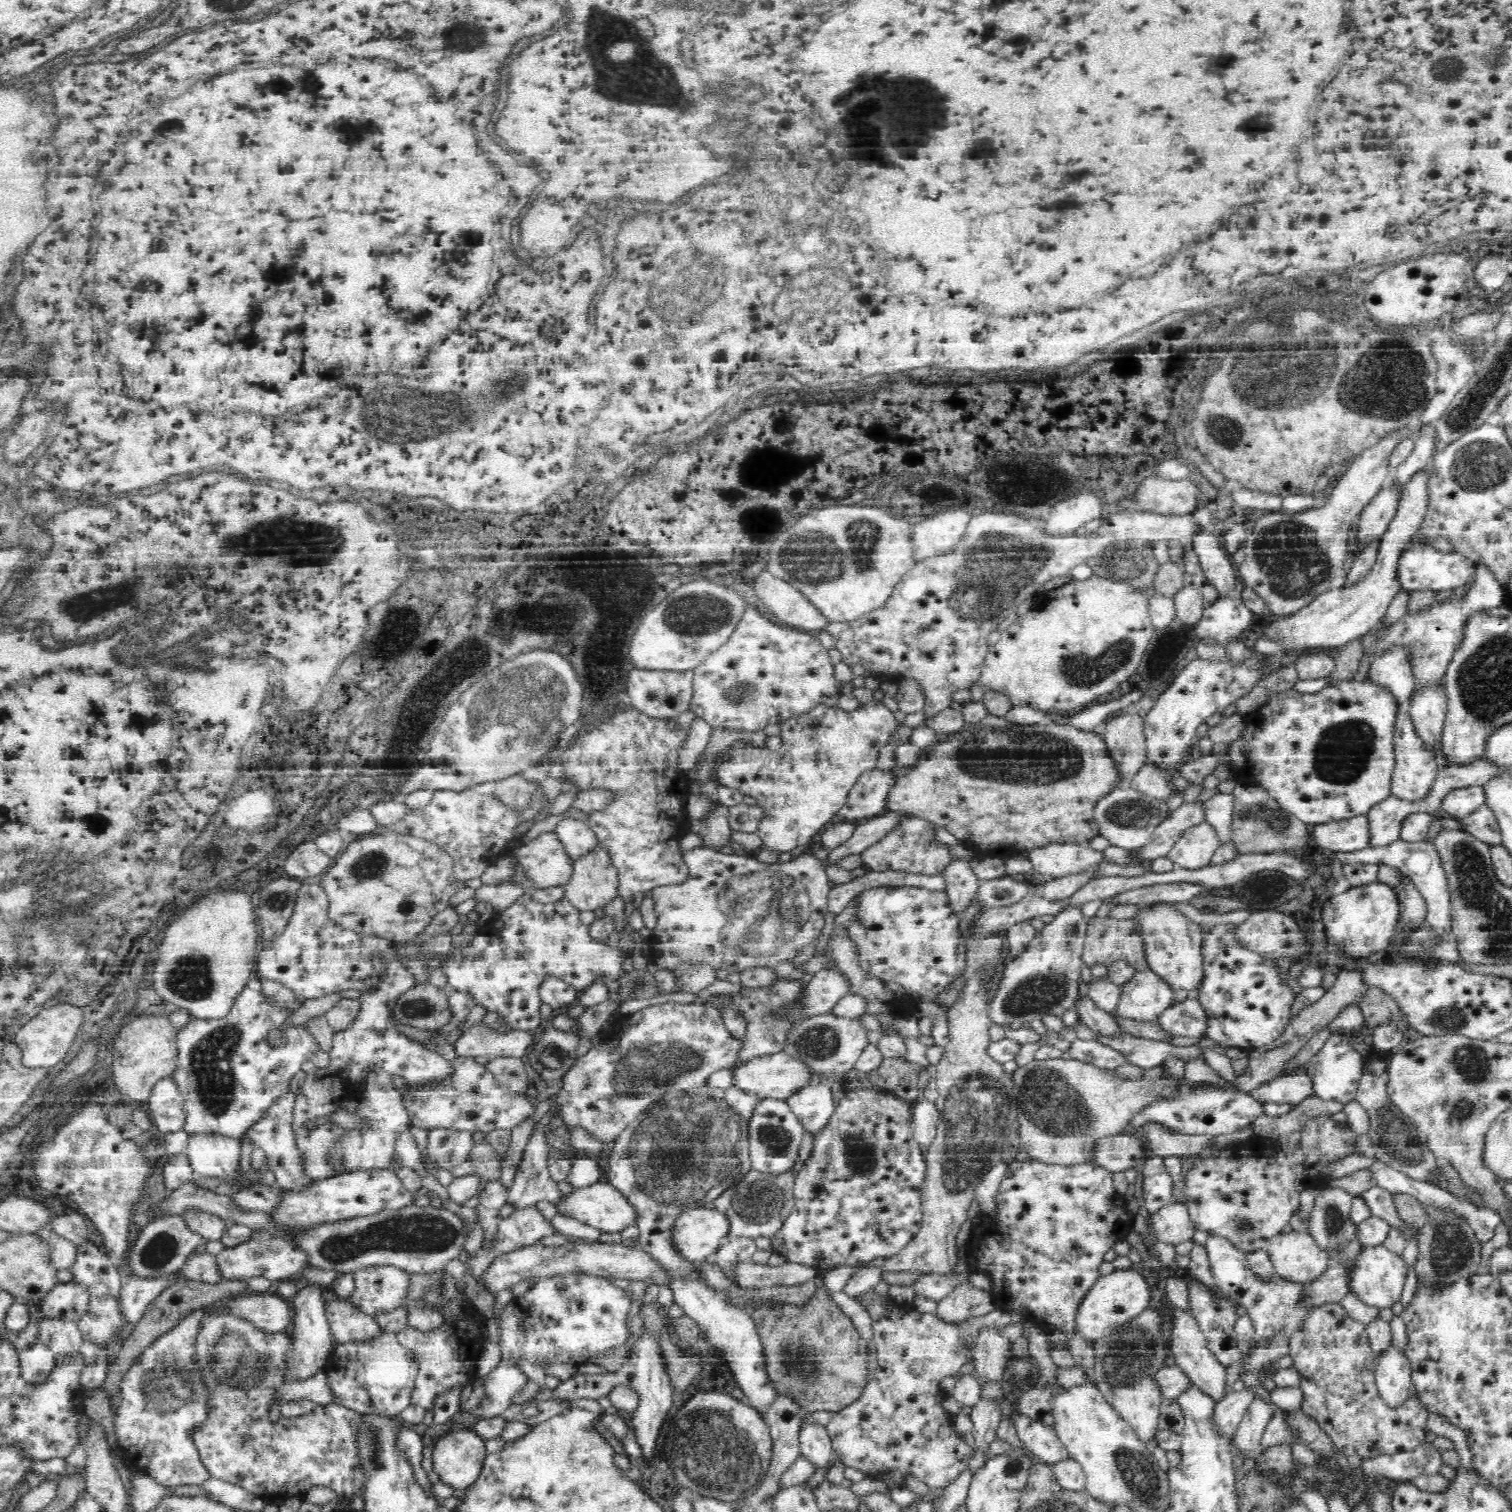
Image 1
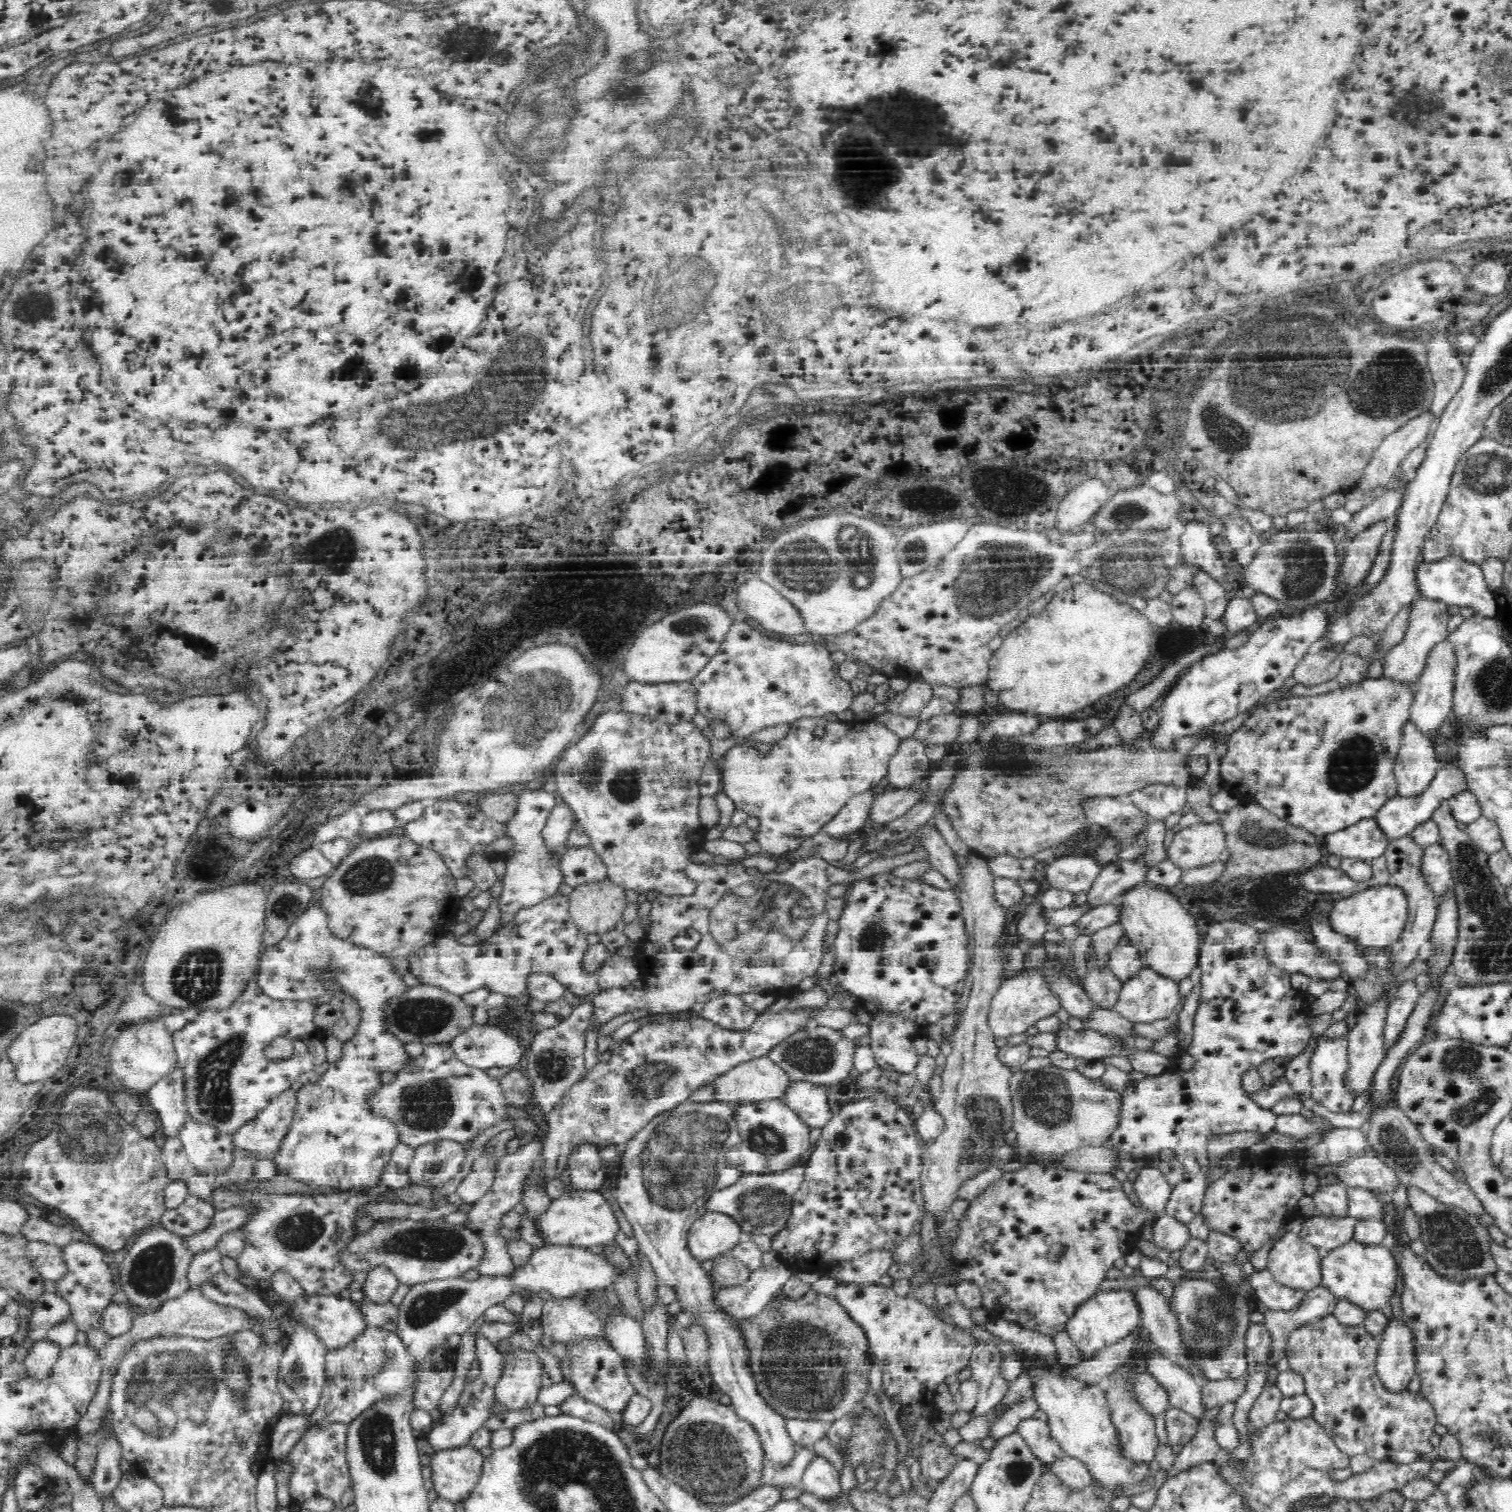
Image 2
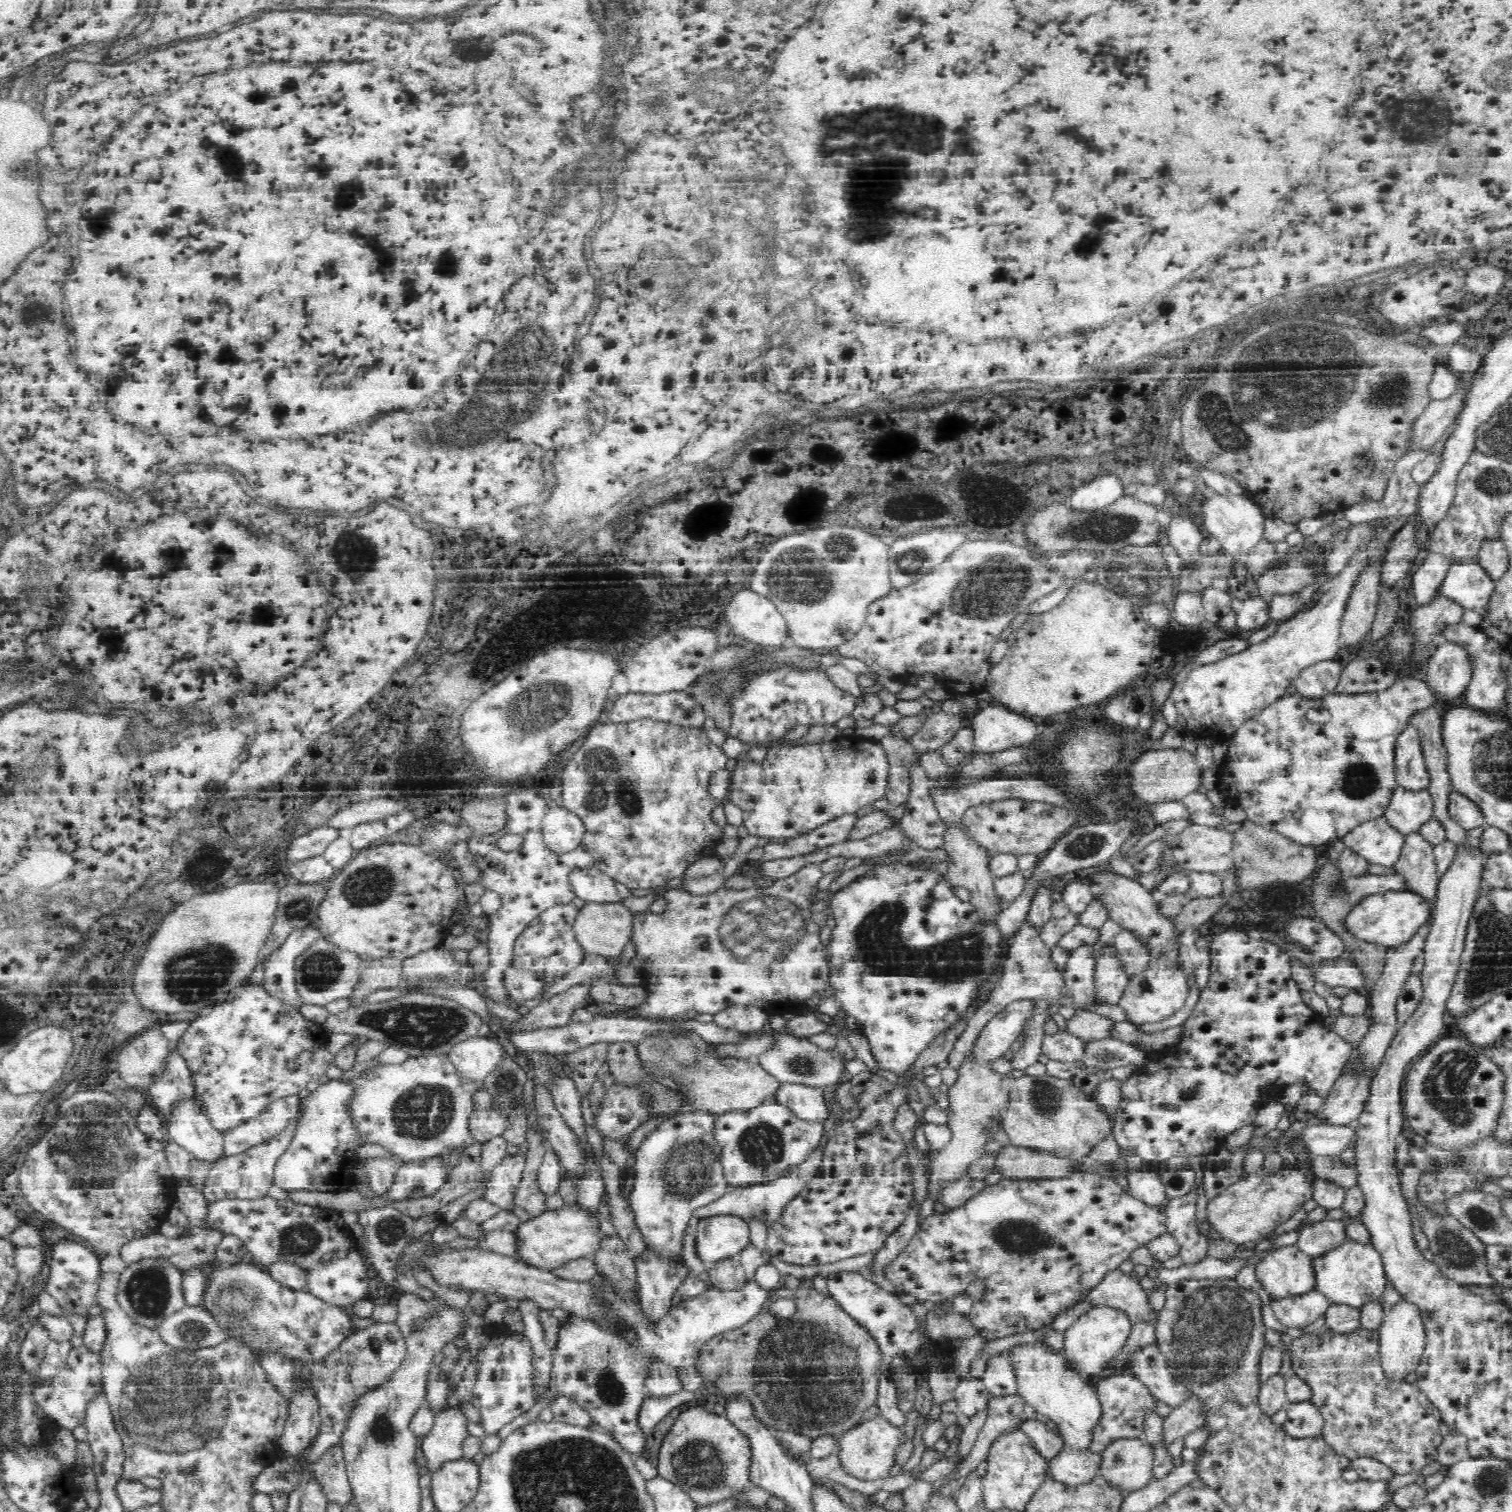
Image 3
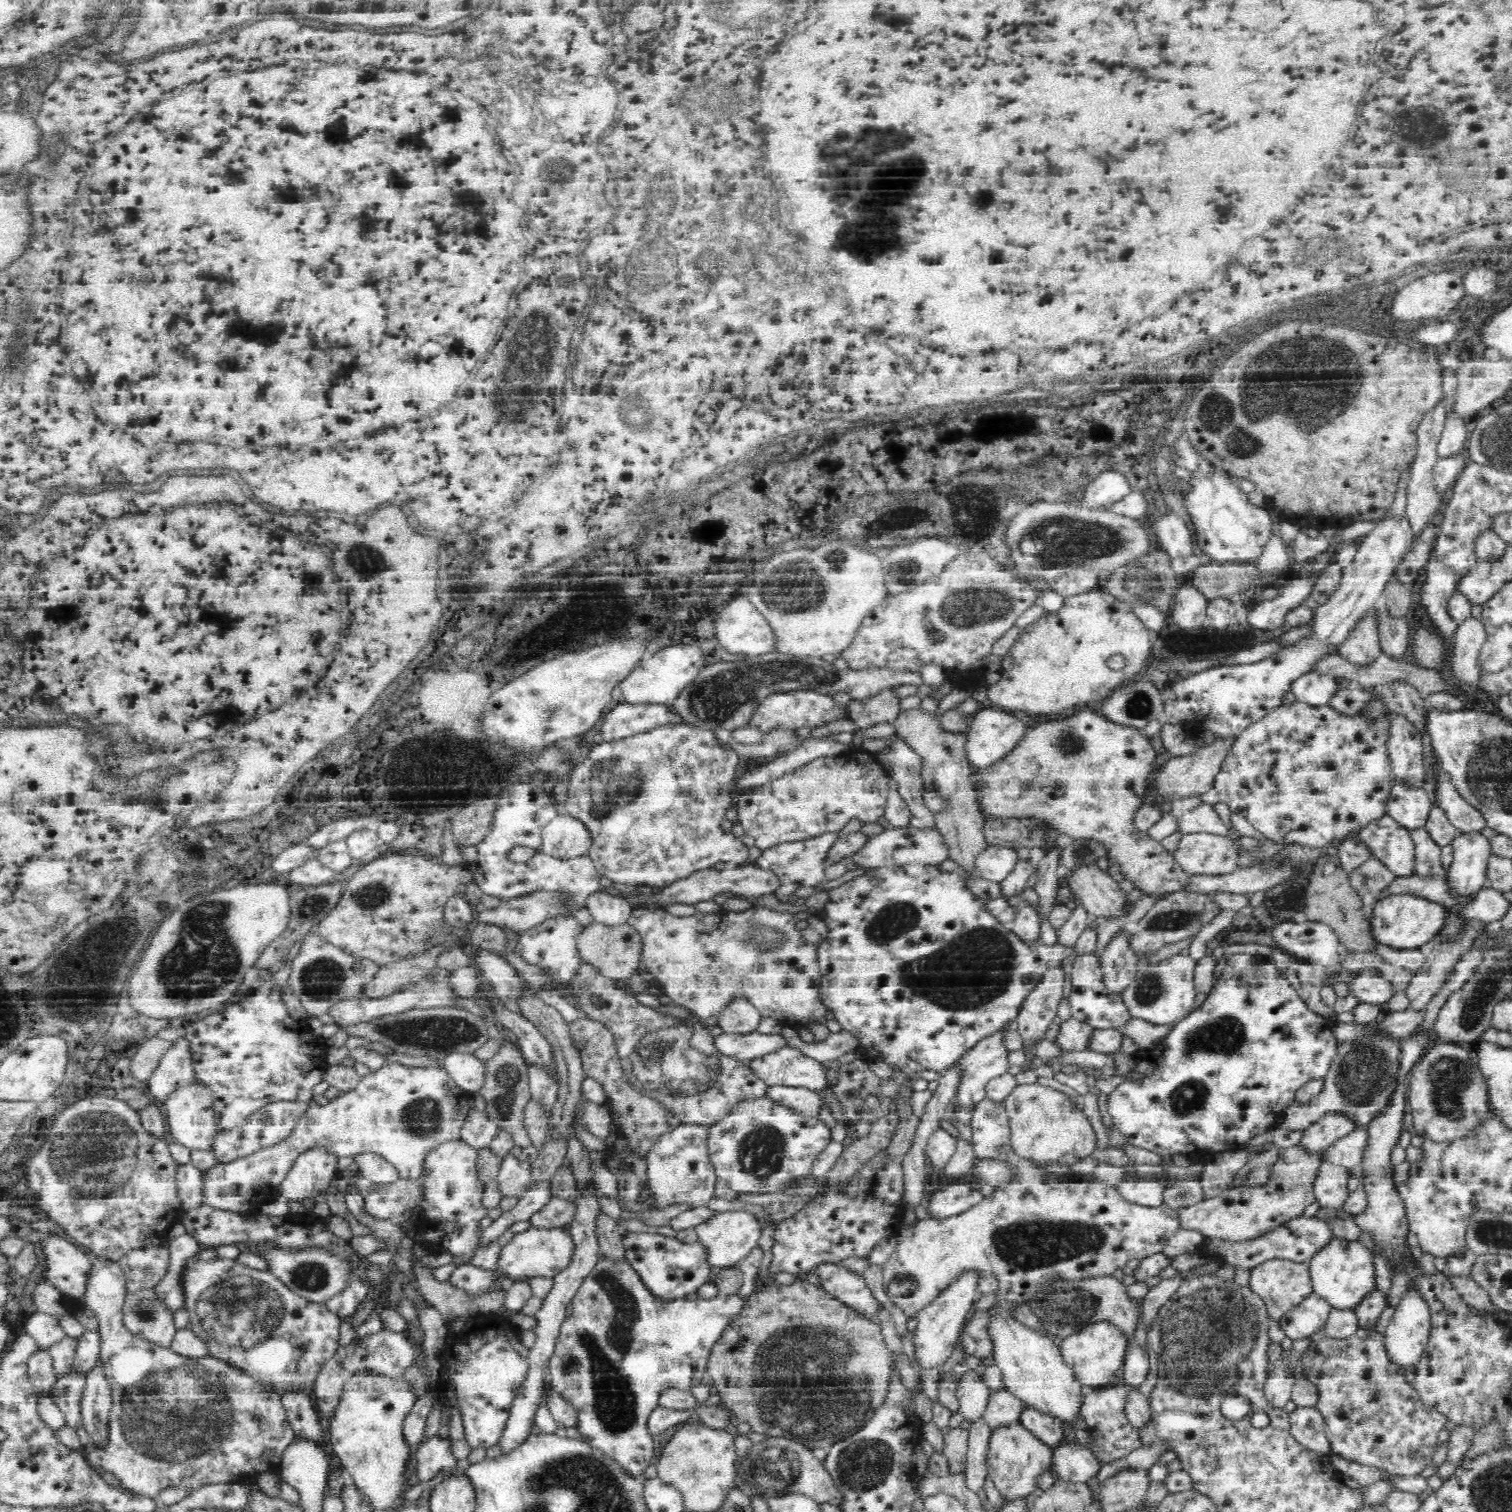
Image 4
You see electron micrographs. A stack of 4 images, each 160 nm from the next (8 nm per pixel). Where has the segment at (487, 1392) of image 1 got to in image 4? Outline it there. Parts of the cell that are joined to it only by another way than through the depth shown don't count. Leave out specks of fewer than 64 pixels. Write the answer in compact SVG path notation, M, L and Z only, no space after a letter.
M432 1437L422 1441L416 1451L415 1484L432 1480L446 1468L453 1468L457 1460L450 1454L450 1440Z

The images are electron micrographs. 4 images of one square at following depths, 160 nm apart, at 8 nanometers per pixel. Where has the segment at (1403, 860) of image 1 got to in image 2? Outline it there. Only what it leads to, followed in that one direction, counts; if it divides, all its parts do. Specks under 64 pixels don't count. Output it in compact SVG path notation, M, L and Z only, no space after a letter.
M1440 842L1425 847L1422 870L1428 884L1434 889L1440 901L1444 890L1453 884L1451 858Z

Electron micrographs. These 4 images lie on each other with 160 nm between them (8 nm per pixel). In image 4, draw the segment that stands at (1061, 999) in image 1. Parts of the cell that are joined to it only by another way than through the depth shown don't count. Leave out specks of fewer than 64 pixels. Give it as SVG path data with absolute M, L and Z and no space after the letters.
M996 1033L982 1041L956 1063L958 1068L954 1069L958 1088L954 1102L955 1114L958 1110L974 1111L987 1098L985 1088L988 1082L1011 1071L1007 1059L1009 1053L1002 1044L1005 1033Z

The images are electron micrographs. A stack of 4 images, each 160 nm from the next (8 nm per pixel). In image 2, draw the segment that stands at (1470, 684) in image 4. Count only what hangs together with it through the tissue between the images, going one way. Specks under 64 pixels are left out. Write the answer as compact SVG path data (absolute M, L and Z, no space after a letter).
M1449 641L1440 642L1430 652L1426 667L1419 676L1418 694L1414 706L1410 709L1411 721L1427 736L1435 734L1453 710L1456 670L1458 670L1458 657L1454 646Z

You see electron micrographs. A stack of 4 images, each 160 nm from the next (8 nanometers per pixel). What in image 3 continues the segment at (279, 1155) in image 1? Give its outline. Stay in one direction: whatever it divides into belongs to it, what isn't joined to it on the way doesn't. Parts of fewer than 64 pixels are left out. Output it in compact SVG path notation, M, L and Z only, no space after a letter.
M298 1097L282 1098L272 1102L258 1117L224 1131L223 1157L232 1158L274 1138L299 1114L300 1105Z

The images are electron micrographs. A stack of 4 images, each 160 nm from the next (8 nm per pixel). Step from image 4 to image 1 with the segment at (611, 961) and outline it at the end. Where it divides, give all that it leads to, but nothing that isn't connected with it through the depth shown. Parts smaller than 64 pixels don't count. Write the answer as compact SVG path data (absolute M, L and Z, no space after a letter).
M602 848L596 849L588 856L581 858L574 866L565 889L564 900L574 908L575 912L596 912L606 908L619 894L619 874L610 861L610 855Z

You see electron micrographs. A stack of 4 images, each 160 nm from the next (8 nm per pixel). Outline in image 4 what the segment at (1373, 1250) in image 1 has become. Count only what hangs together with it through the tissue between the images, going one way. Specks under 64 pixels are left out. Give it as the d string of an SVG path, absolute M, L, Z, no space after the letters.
M1333 1239L1308 1262L1313 1293L1336 1309L1353 1309L1375 1286L1372 1255L1356 1241Z

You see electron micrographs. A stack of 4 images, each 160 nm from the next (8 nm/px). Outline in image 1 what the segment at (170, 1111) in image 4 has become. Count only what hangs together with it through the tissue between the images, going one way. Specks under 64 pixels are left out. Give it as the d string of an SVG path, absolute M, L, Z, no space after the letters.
M214 1133L189 1134L185 1151L189 1166L196 1178L224 1178L238 1176L240 1151L243 1142Z

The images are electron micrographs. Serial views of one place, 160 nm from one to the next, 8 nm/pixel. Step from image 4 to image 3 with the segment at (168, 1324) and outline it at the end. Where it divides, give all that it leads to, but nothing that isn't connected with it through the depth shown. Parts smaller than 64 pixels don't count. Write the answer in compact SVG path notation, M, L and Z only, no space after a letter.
M162 1259L140 1261L127 1269L124 1268L121 1272L117 1301L134 1324L157 1331L164 1320L179 1313L185 1307L182 1274Z

